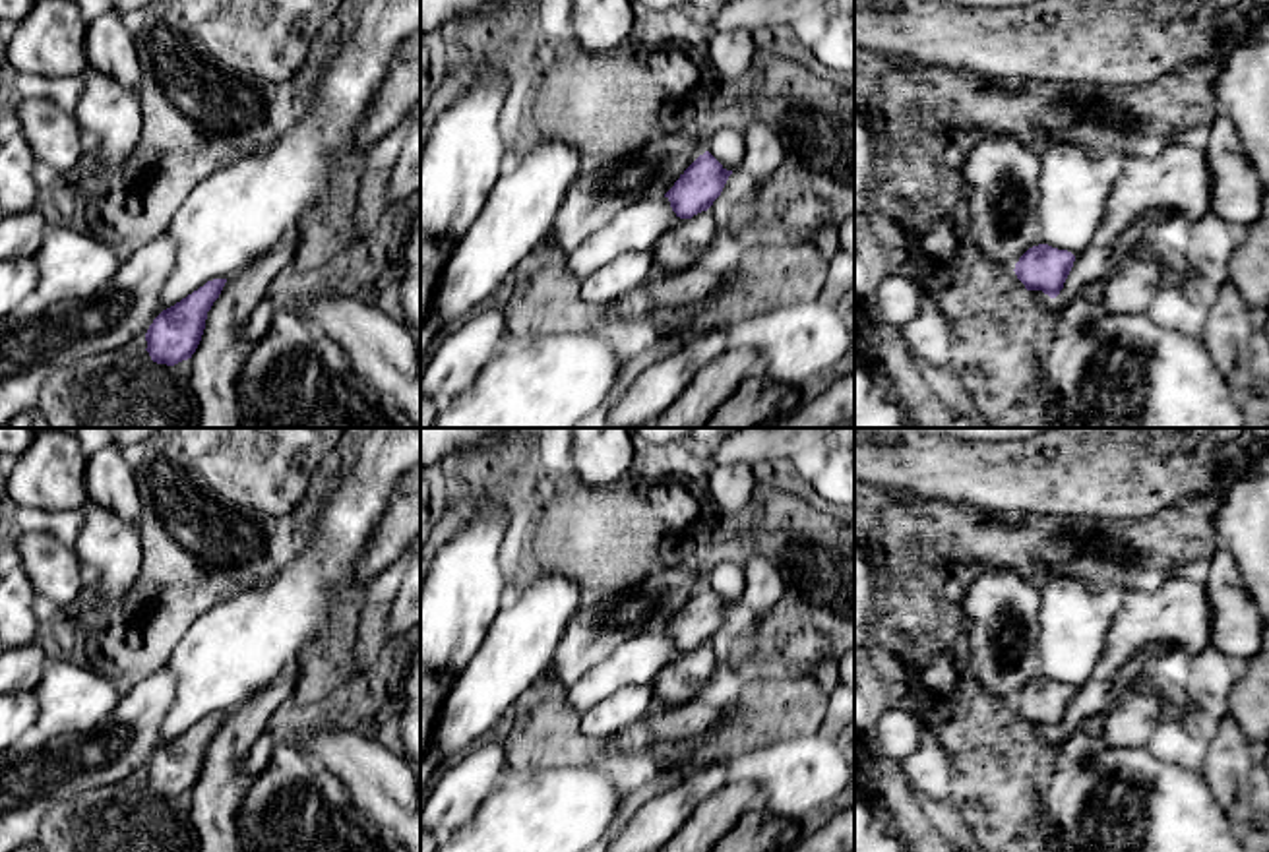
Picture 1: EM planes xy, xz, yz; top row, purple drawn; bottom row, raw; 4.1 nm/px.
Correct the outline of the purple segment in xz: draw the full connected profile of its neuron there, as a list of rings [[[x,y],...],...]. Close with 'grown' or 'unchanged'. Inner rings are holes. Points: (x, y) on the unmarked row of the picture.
[[[709,585],[699,589],[665,627],[680,653],[707,645],[721,629],[732,604],[727,604]]]; unchanged

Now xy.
[[[227,713],[207,715],[153,753],[145,767],[145,784],[153,796],[174,800],[192,792],[201,775],[207,746],[219,732],[225,716]]]; unchanged

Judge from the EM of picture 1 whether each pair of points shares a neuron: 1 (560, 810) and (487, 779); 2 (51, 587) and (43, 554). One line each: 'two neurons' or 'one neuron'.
1: two neurons
2: one neuron

